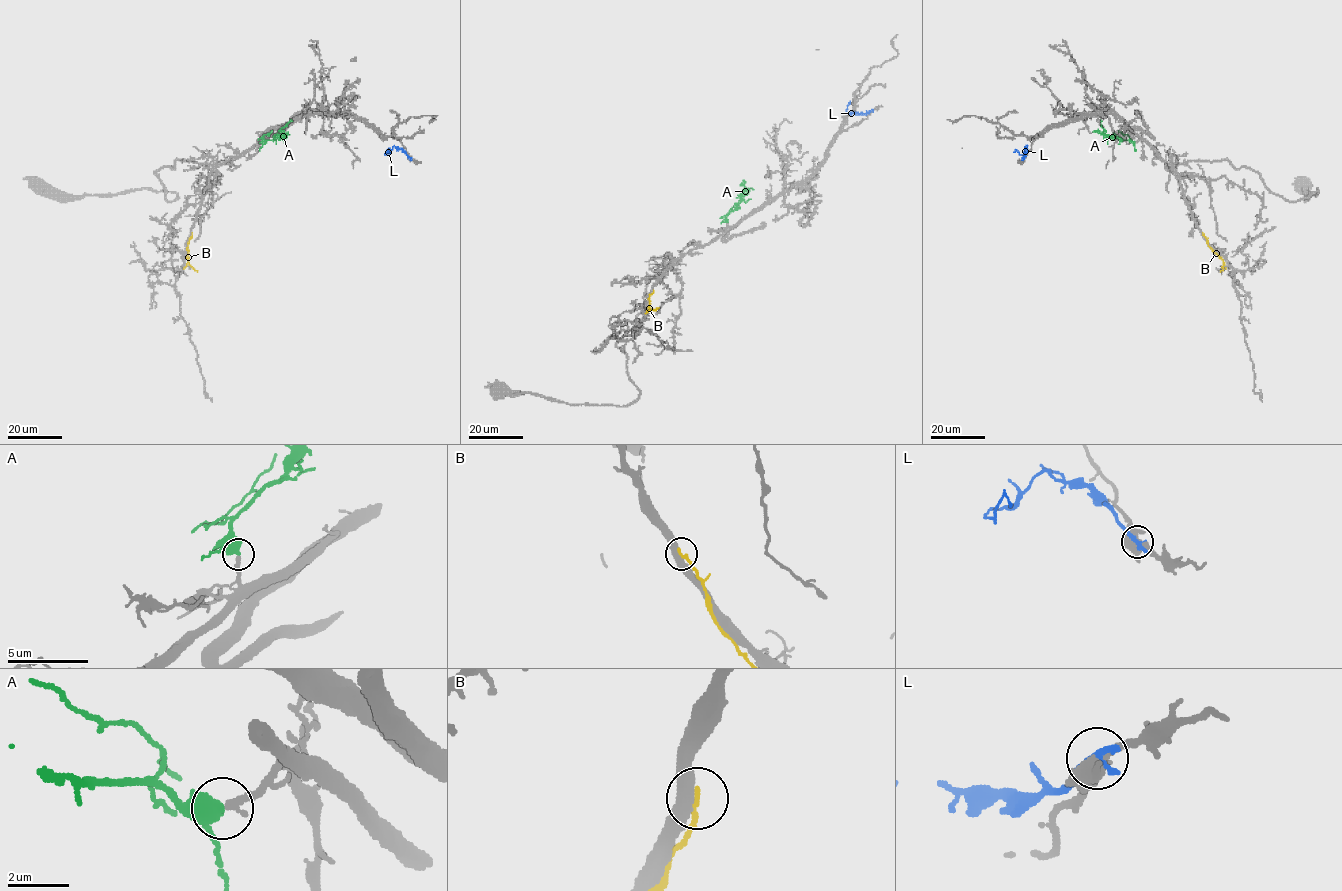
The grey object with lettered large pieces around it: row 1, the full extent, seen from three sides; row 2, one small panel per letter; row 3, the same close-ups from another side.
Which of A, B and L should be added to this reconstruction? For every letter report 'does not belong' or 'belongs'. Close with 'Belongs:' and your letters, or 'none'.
A: belongs
B: does not belong
L: does not belong
Belongs: A

